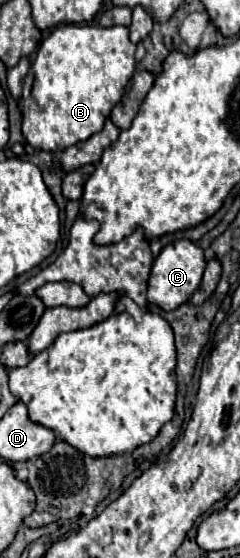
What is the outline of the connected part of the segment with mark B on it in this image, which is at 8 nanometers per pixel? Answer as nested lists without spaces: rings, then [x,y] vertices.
[[[58,25],[40,43],[30,75],[24,81],[20,99],[24,139],[36,149],[62,153],[66,147],[102,131],[104,121],[134,75],[134,51],[136,45],[128,37],[128,27]]]

